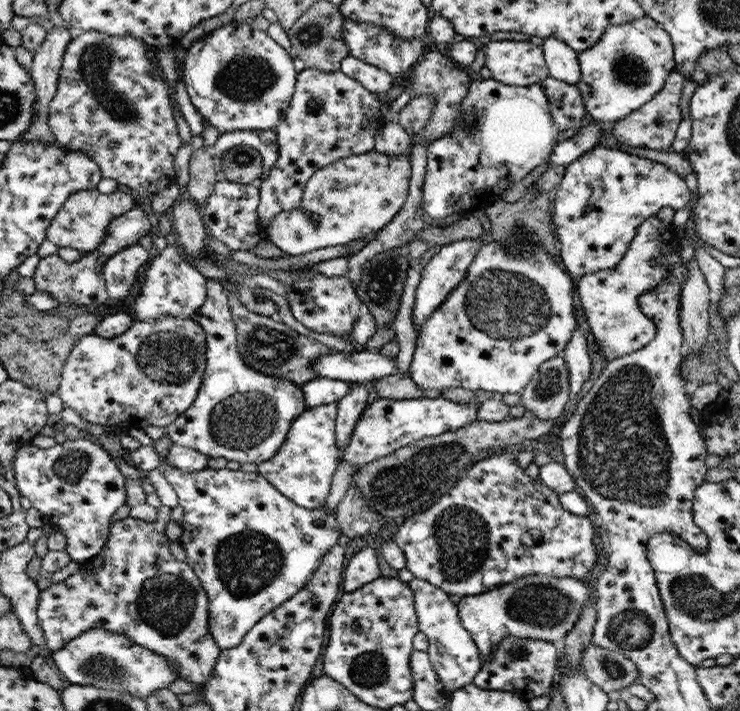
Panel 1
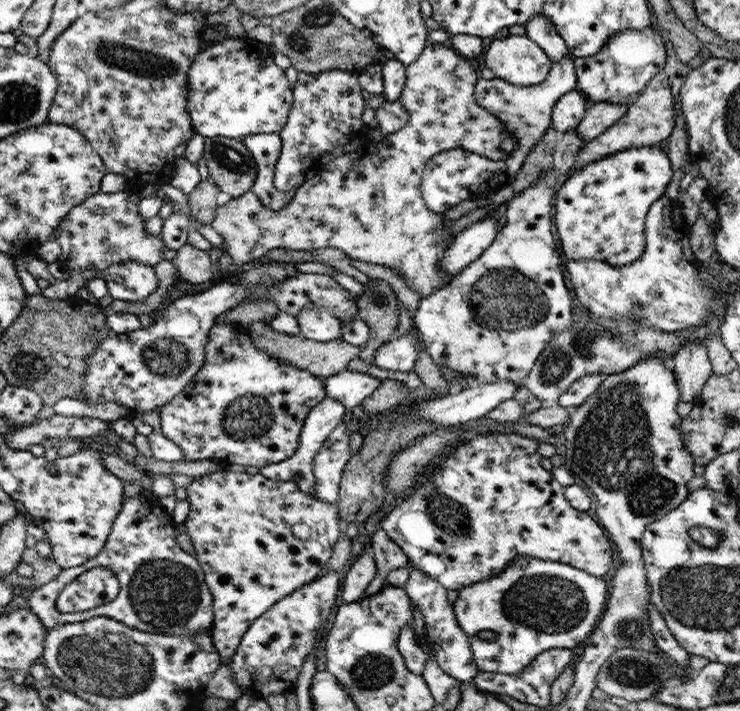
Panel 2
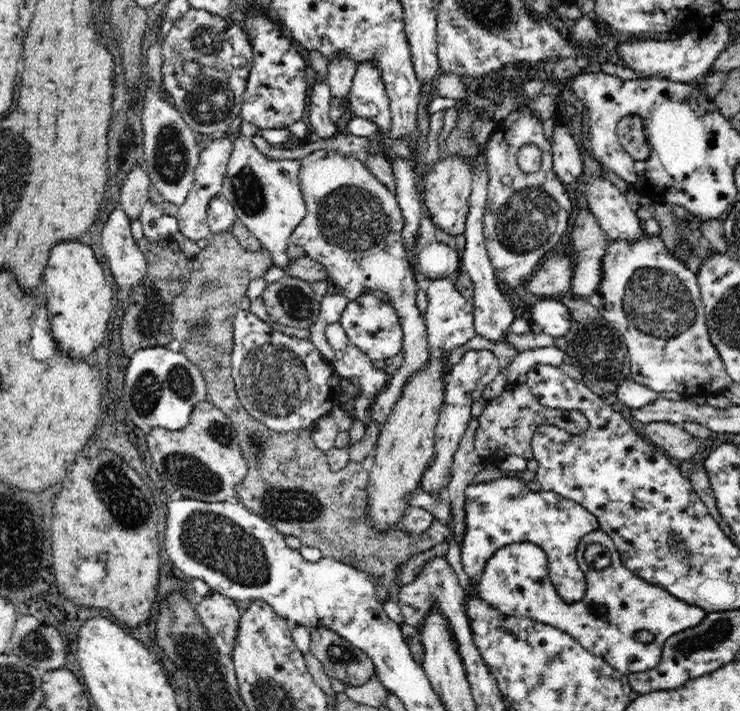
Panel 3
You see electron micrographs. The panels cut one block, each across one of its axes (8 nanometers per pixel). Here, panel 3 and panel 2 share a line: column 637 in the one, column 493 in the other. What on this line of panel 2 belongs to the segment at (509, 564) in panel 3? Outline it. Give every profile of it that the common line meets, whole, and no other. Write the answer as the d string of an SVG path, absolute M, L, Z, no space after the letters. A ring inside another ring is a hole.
M520 555L512 559L502 572L490 578L480 579L459 592L451 606L458 627L470 639L474 663L480 672L518 674L527 668L541 653L556 649L577 650L596 629L605 612L610 586L605 579L569 564L535 559ZM482 631L494 633L493 640L478 638Z

